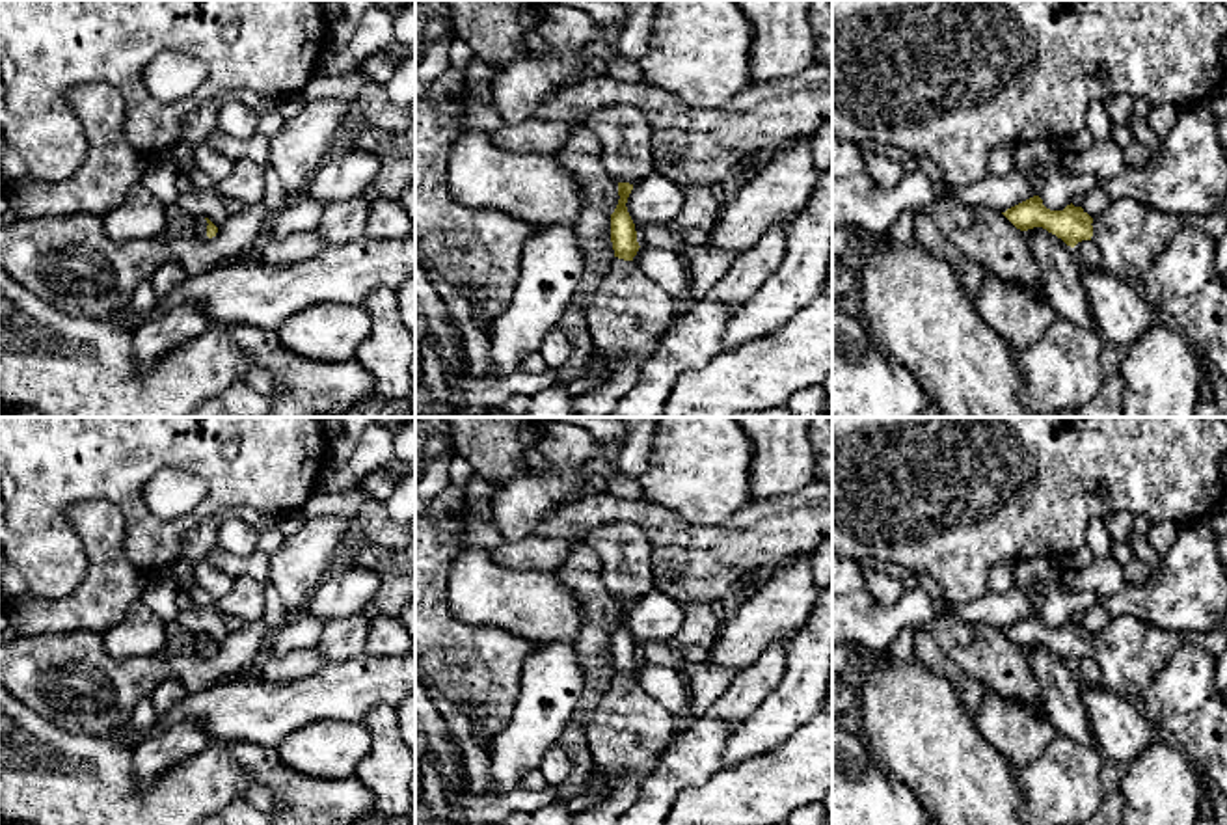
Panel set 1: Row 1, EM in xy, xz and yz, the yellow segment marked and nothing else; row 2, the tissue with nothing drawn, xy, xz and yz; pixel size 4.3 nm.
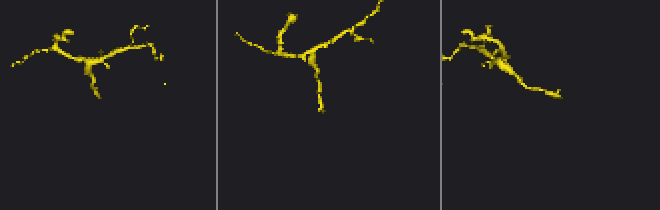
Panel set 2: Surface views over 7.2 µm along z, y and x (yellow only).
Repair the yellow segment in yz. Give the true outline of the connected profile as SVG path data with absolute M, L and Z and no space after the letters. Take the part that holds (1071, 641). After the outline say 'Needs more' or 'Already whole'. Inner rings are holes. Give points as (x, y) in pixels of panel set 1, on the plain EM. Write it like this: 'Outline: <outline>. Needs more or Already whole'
Outline: M1033 613L1002 631L1020 648L1043 644L1071 665L1093 657L1102 687L1128 700L1138 698L1182 646L1203 648L1216 657L1227 652L1227 637L1220 629L1173 631L1134 616L1113 618L1106 629L1091 635L1072 620L1050 628Z. Needs more

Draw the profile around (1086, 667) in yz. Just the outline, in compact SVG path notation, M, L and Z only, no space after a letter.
M1082 657L1074 663L1080 680L1087 685L1102 685L1102 674L1093 657Z

